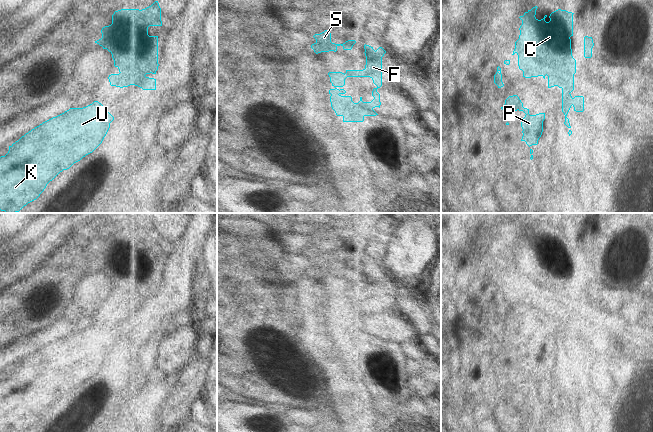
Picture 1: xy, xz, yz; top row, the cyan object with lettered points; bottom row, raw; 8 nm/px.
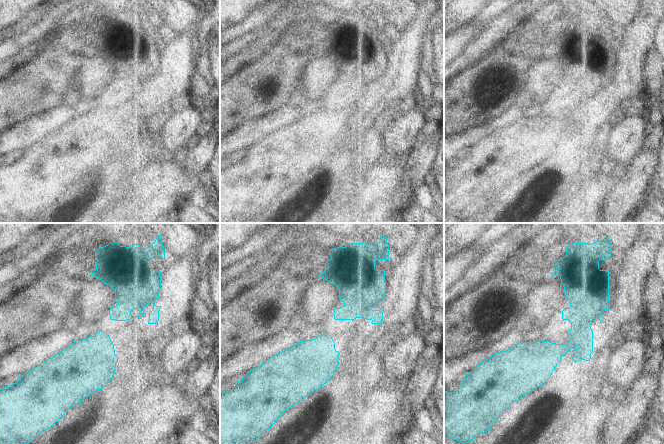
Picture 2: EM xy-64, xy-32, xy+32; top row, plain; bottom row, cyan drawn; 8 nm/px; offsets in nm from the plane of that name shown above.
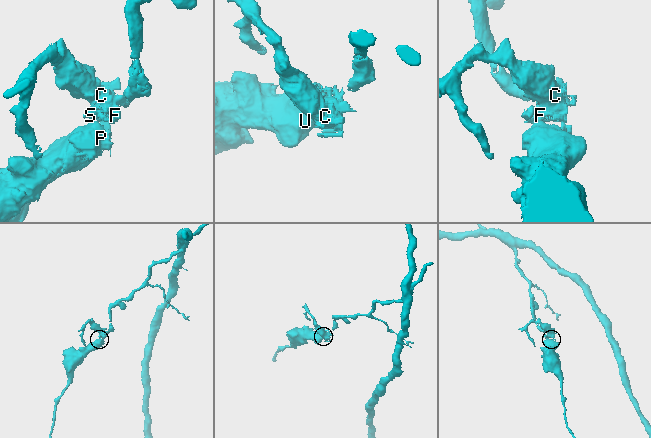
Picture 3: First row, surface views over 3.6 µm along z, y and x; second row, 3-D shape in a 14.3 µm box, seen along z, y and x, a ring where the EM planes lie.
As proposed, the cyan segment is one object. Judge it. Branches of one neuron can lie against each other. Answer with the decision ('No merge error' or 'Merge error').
Merge error.

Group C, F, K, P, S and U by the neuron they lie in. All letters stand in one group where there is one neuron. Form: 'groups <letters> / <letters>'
groups C F S / K P U

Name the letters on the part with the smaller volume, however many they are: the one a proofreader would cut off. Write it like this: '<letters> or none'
C, F, S

